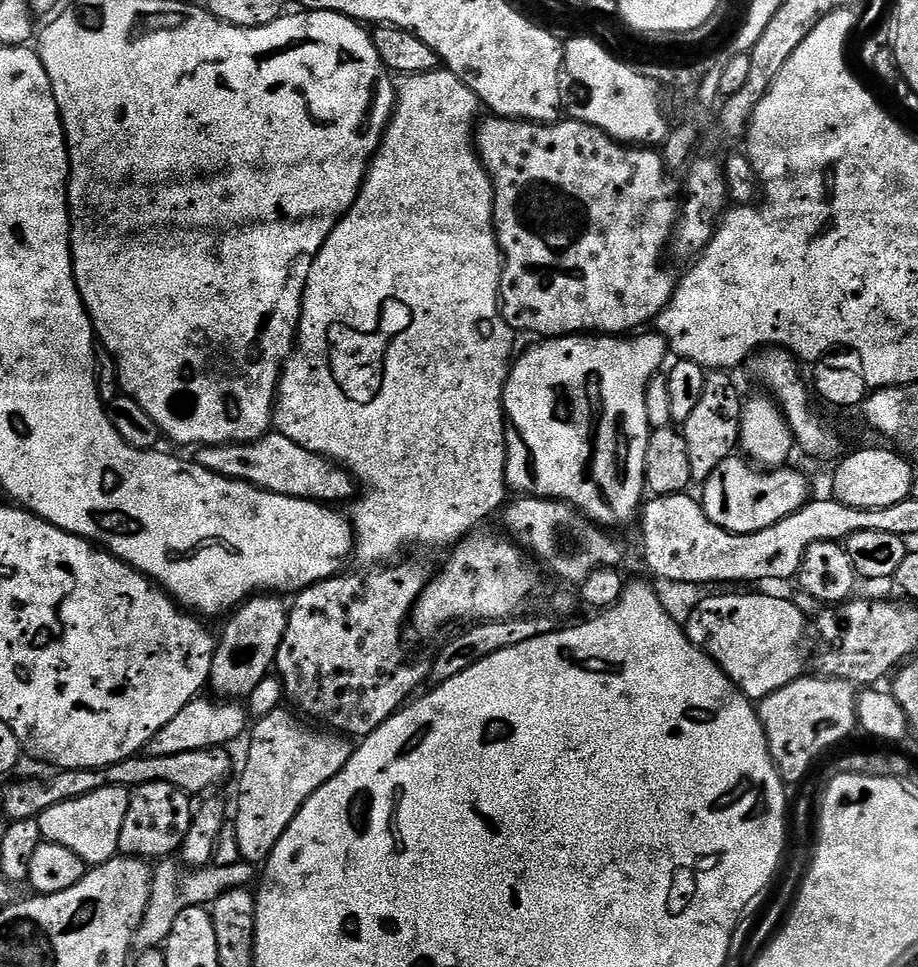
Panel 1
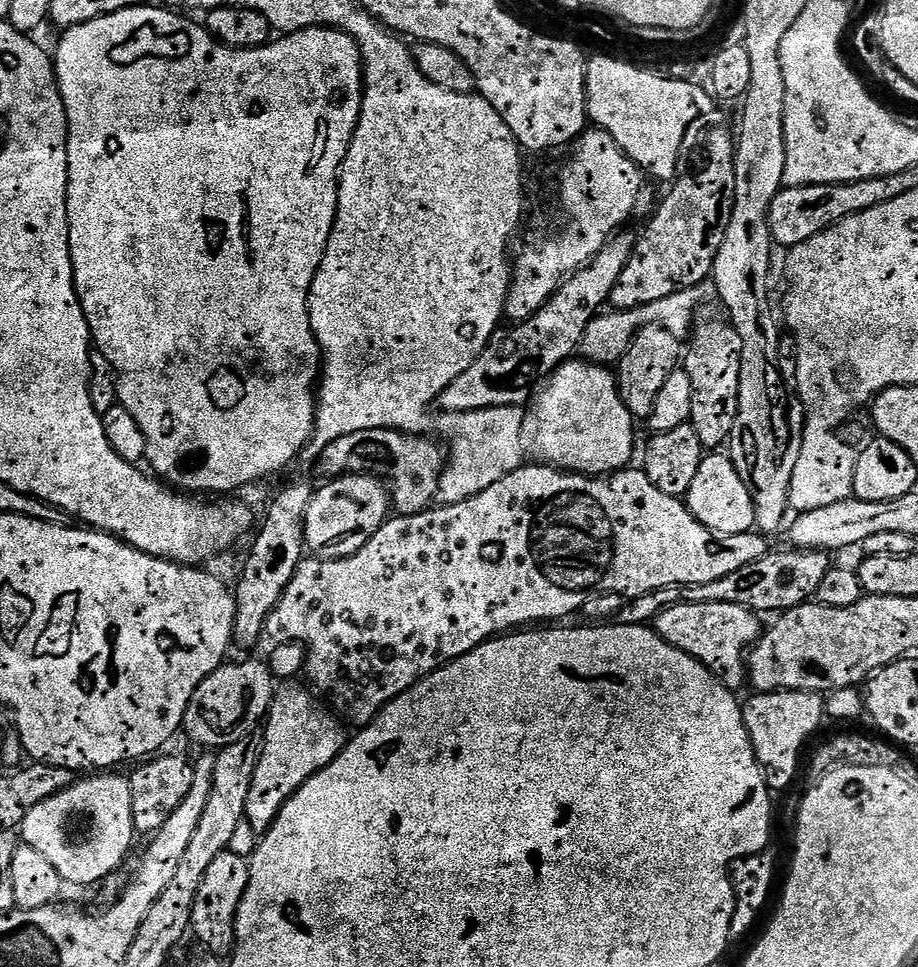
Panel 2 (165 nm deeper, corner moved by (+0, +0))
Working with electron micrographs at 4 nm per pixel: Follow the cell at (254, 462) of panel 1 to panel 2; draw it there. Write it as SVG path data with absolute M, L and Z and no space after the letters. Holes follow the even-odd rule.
M392 428L358 430L338 438L319 453L324 478L375 476L390 482L390 504L399 515L413 516L428 511L440 495L440 475L446 467L446 448L424 434L405 434Z

